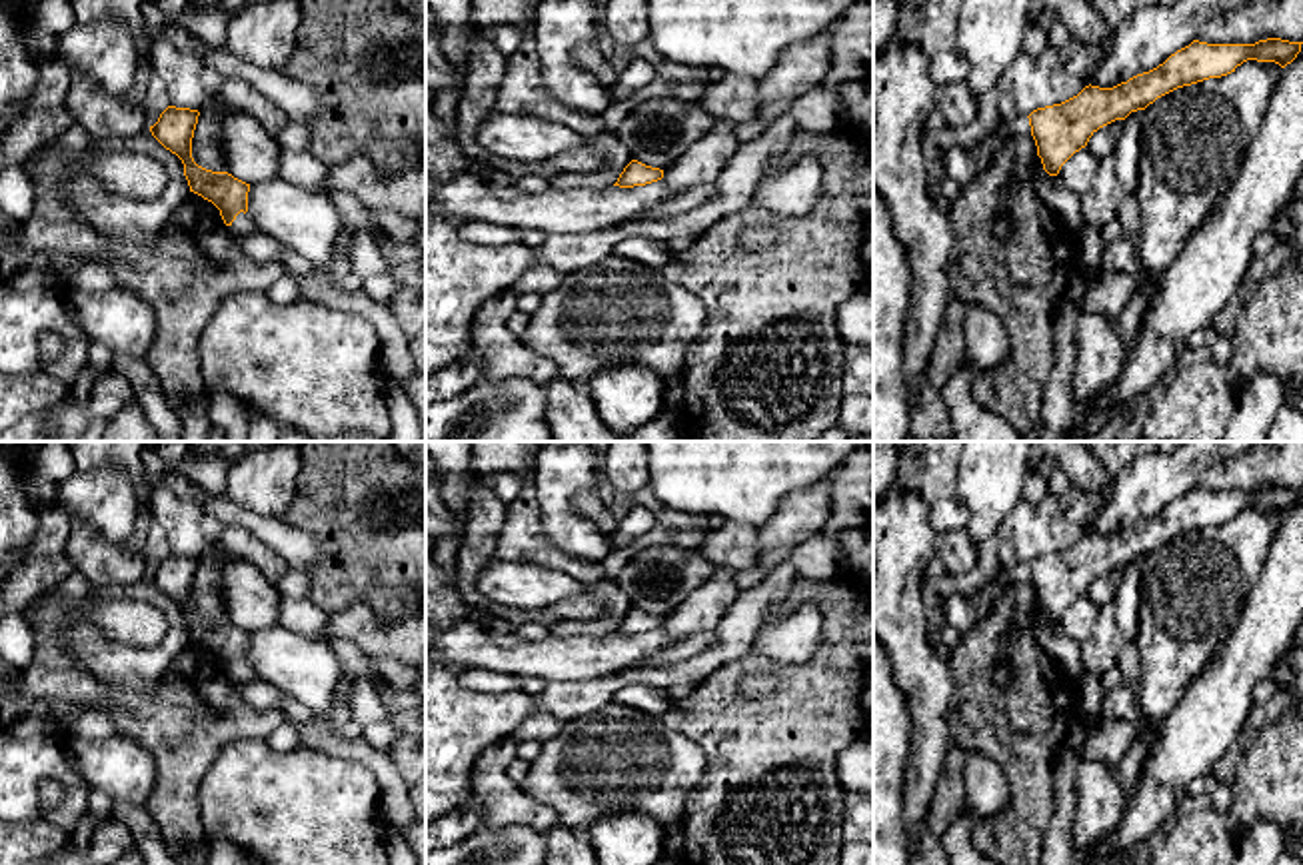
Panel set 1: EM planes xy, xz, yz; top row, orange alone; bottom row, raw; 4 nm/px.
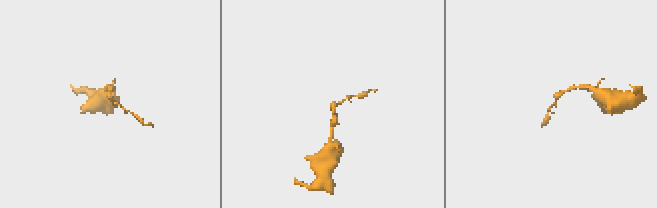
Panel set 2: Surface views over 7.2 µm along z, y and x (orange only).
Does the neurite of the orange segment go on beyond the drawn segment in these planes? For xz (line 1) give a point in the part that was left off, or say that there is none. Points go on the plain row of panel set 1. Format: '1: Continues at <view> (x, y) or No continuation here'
1: No continuation here

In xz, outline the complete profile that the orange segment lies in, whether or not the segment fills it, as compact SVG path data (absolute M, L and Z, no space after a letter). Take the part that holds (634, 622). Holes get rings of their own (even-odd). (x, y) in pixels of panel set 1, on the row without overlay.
M632 607L624 619L620 621L618 629L614 633L620 635L634 635L634 633L646 633L652 629L657 629L663 625L663 617L646 613L638 607Z

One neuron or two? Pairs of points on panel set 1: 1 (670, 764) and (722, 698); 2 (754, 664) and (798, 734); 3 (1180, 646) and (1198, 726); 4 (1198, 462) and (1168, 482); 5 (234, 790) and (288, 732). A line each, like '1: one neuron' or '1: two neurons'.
1: two neurons
2: one neuron
3: two neurons
4: one neuron
5: two neurons

